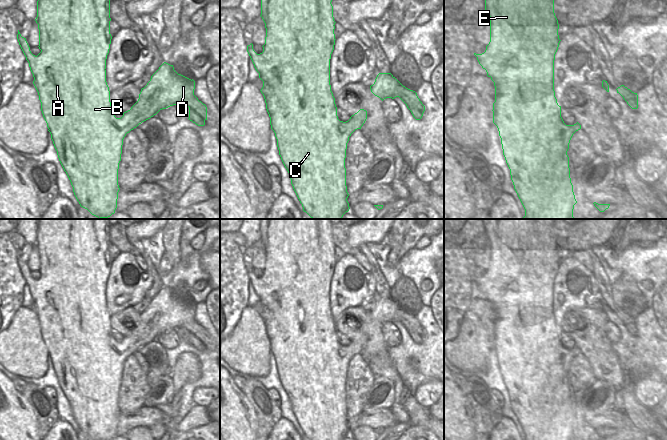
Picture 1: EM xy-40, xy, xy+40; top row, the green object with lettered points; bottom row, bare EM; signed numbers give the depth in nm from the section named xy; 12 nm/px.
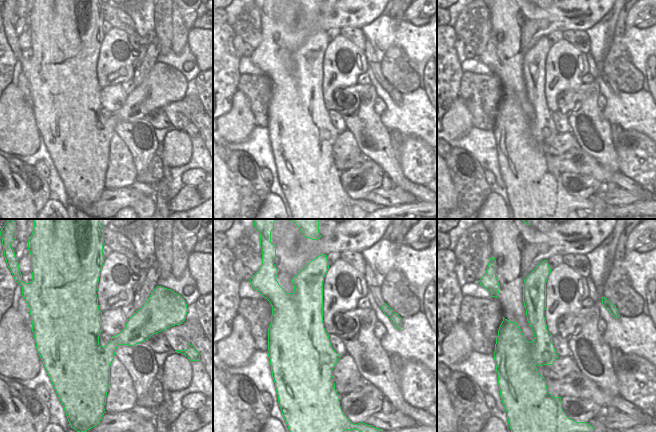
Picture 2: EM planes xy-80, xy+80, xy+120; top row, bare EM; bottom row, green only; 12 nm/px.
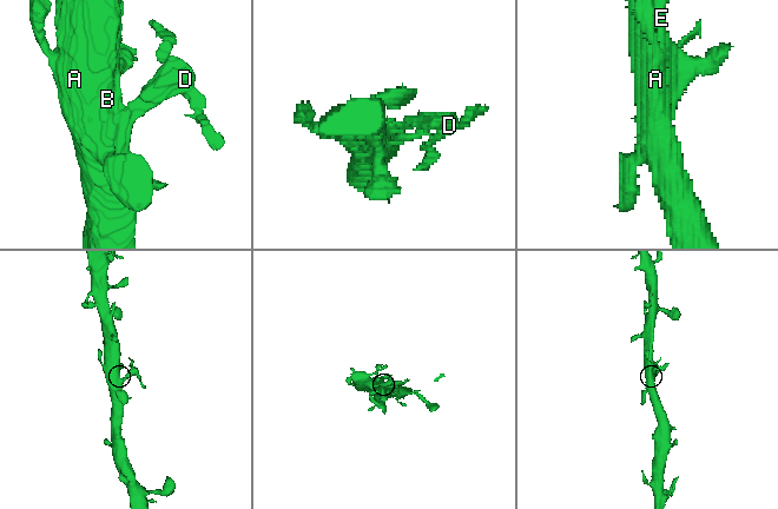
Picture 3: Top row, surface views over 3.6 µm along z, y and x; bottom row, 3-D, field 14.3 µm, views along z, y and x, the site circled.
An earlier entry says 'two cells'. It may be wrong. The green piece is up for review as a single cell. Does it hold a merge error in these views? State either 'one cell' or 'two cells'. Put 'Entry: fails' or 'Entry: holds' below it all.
two cells
Entry: holds

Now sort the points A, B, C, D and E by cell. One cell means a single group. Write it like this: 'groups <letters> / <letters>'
groups A B C E / D

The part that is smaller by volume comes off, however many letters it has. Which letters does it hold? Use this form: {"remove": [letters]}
{"remove": ["D"]}

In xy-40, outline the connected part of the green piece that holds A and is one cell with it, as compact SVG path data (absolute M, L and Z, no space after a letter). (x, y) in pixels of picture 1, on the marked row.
M38 0L37 1L37 17L35 19L39 29L39 49L41 52L35 56L31 53L26 38L22 37L19 30L17 39L19 45L29 63L30 70L33 74L33 84L38 92L41 102L41 111L47 123L48 131L51 134L54 147L57 151L59 161L66 172L74 195L80 206L87 209L92 215L101 218L108 218L115 213L117 208L118 192L118 169L121 161L123 139L127 133L136 128L139 124L131 124L128 126L117 126L114 122L116 118L111 110L110 91L106 82L106 59L109 53L112 36L110 34L110 0Z

